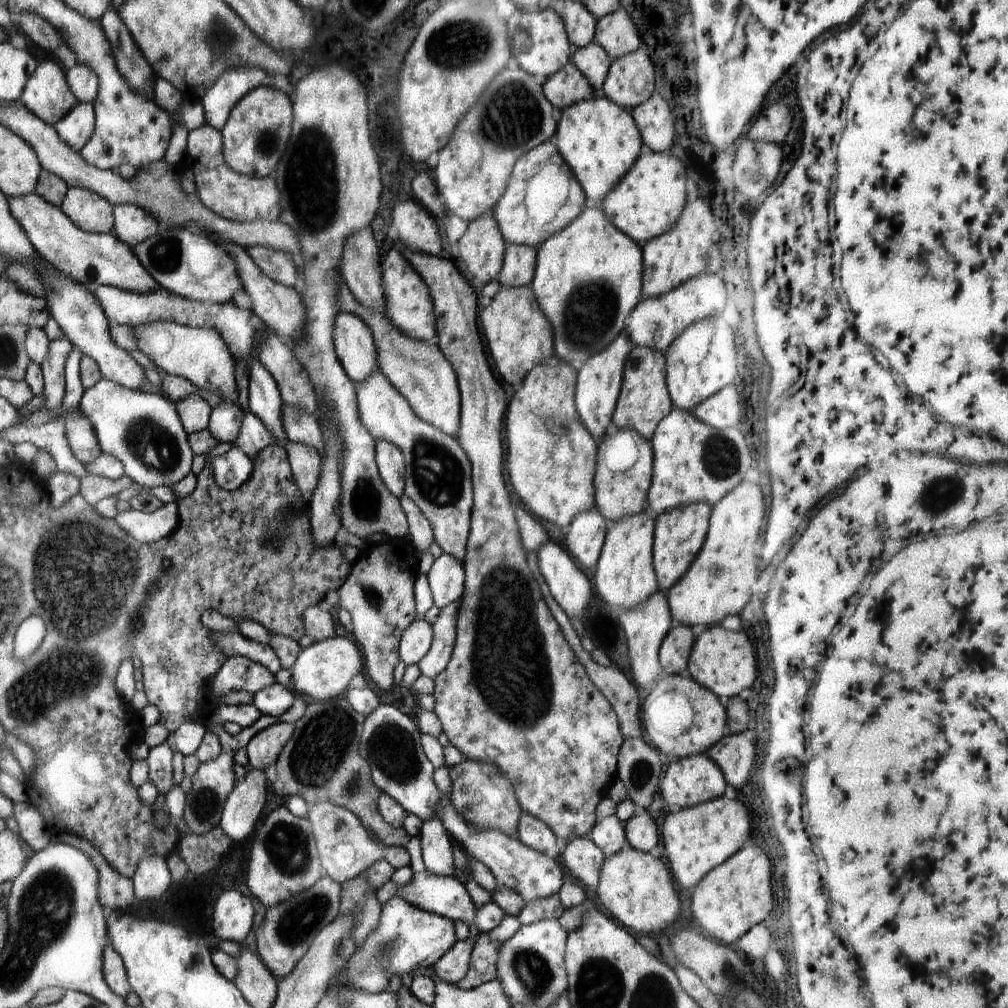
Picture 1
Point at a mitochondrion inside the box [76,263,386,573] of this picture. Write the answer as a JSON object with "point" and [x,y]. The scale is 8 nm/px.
{"point":[151,442]}

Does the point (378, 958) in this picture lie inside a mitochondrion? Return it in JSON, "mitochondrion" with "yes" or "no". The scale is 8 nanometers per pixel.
{"mitochondrion":"yes"}

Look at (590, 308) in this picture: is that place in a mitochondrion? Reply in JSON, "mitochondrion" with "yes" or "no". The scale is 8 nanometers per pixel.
{"mitochondrion":"yes"}

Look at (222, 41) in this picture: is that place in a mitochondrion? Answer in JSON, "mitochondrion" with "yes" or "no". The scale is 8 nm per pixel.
{"mitochondrion":"yes"}

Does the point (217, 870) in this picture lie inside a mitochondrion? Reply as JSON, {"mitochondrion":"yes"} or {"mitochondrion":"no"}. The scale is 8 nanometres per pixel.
{"mitochondrion":"no"}

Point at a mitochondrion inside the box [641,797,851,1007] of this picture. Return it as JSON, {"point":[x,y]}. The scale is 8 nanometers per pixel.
{"point":[728,972]}

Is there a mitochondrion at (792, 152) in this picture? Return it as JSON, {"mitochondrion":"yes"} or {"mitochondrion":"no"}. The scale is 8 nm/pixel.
{"mitochondrion":"no"}

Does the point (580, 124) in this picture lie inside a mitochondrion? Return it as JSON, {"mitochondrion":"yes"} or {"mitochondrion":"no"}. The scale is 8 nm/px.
{"mitochondrion":"no"}

